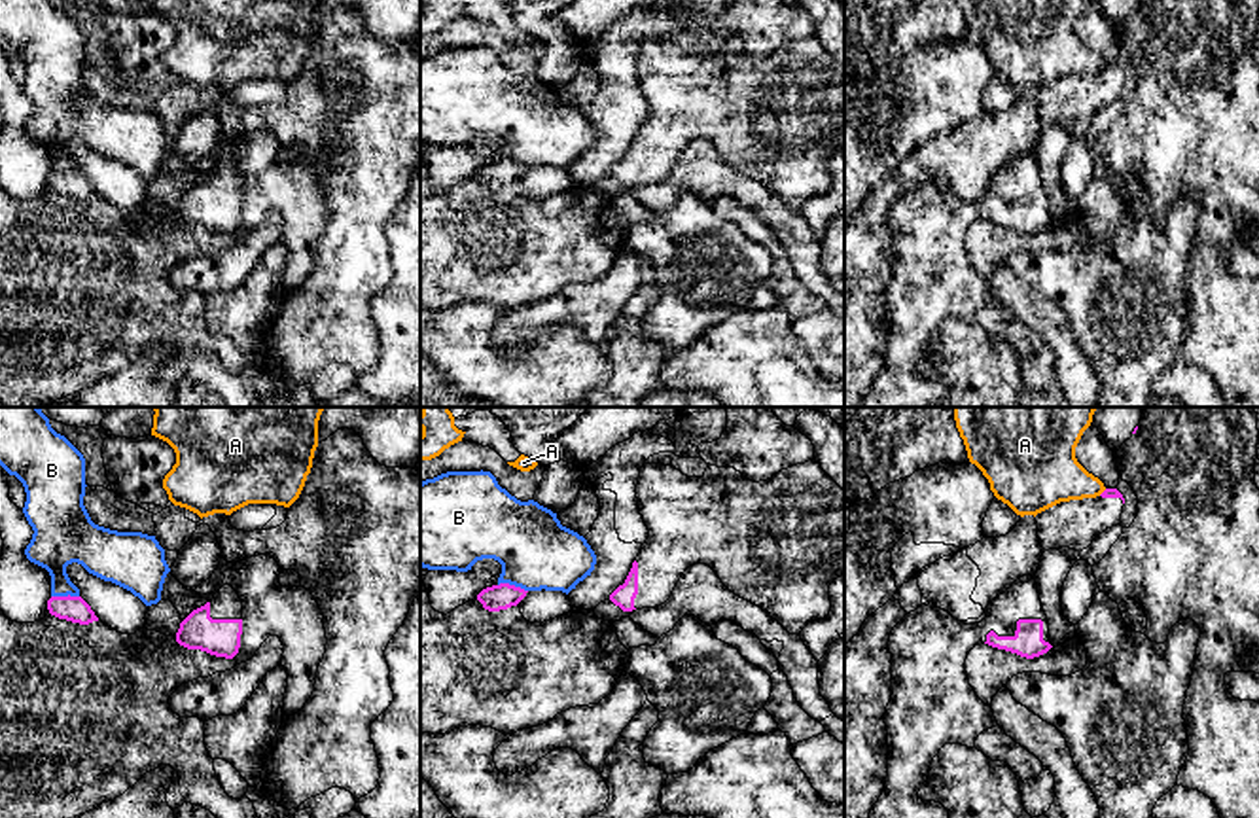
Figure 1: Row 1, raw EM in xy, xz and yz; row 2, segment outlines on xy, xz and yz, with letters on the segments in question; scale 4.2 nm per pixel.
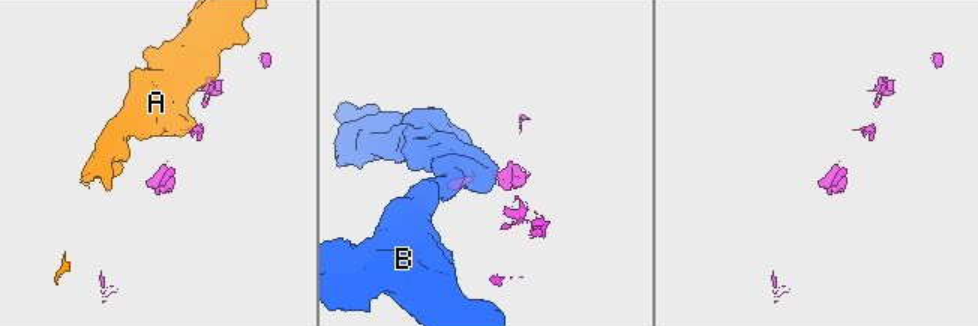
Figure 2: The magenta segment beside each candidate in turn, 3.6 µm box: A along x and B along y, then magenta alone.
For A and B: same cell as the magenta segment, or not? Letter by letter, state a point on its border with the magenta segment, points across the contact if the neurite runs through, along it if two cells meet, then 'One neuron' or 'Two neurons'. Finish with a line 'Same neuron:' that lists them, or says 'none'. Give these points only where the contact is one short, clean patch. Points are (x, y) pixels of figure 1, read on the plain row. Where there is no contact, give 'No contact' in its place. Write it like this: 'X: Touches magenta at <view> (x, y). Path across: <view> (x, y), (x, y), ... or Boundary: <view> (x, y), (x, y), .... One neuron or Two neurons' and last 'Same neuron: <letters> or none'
A: Touches magenta at yz (1104, 67). Boundary: yz (1106, 65), (1099, 71). Two neurons
B: Touches magenta at xz (514, 161). Boundary: xz (498, 160), (514, 160), (527, 167). Two neurons
Same neuron: none

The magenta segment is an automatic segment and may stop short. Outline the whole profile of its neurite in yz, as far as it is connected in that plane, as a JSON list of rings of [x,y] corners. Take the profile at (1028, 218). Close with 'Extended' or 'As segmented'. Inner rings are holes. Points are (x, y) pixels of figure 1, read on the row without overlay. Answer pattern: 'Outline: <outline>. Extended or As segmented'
Outline: [[[1034,151],[1019,153],[996,172],[981,199],[966,201],[933,178],[926,178],[907,189],[890,208],[892,275],[884,290],[888,352],[882,371],[869,388],[865,407],[947,407],[949,386],[941,379],[922,377],[918,367],[928,358],[930,341],[945,320],[975,324],[977,312],[998,301],[992,284],[977,273],[966,248],[967,229],[981,220],[1026,235],[1053,223]]]. Extended

